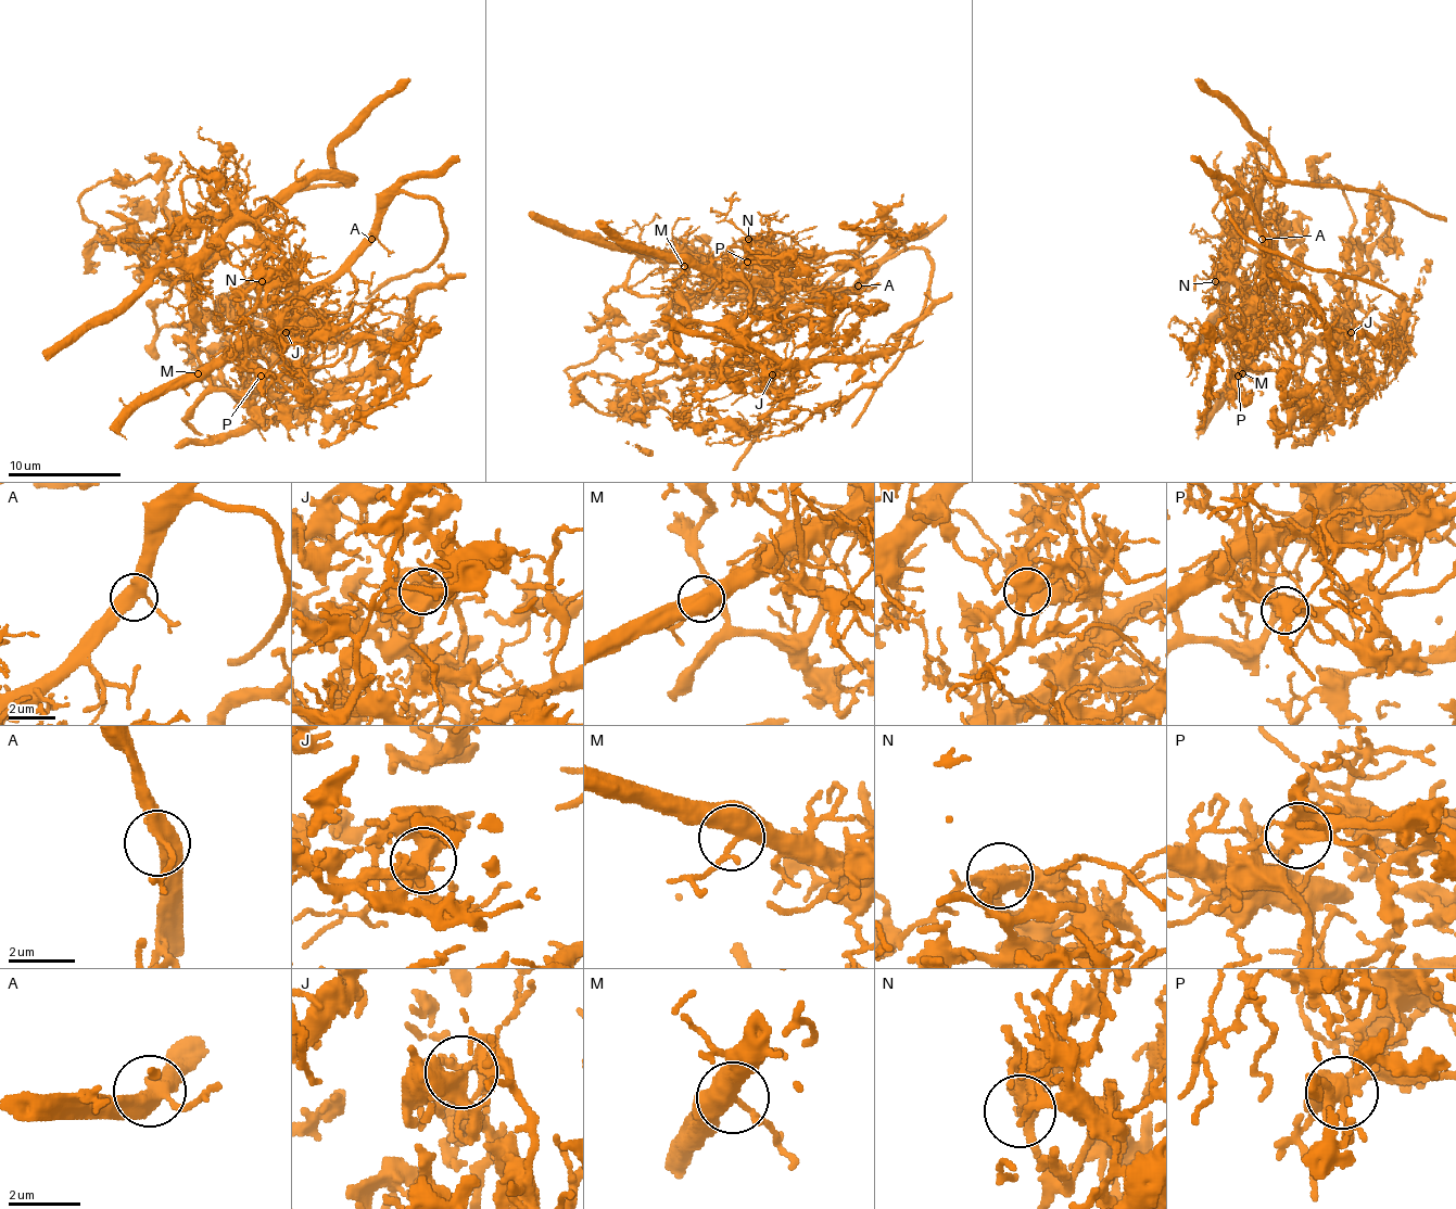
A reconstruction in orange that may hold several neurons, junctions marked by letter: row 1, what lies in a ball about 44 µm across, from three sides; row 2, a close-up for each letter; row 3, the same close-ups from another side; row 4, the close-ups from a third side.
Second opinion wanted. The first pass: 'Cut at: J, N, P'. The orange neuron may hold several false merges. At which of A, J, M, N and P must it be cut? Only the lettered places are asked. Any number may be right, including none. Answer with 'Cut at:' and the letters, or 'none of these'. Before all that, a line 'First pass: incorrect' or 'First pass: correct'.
First pass: correct
Cut at: J, N, P

